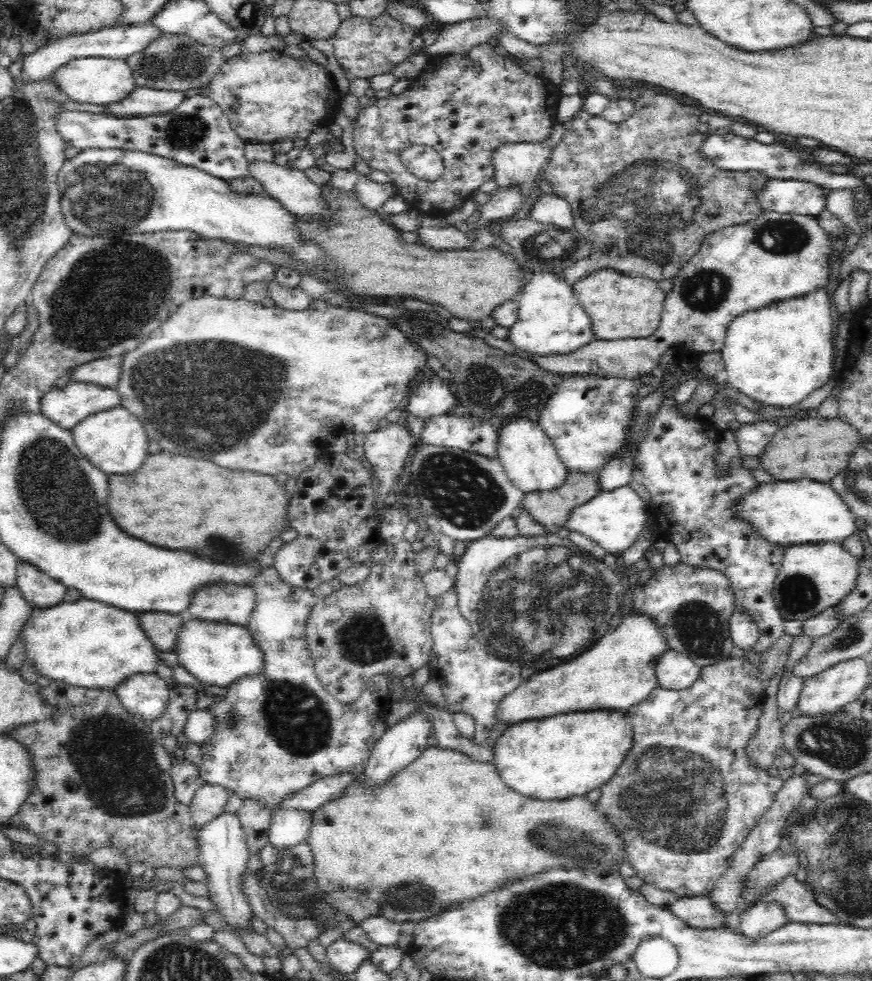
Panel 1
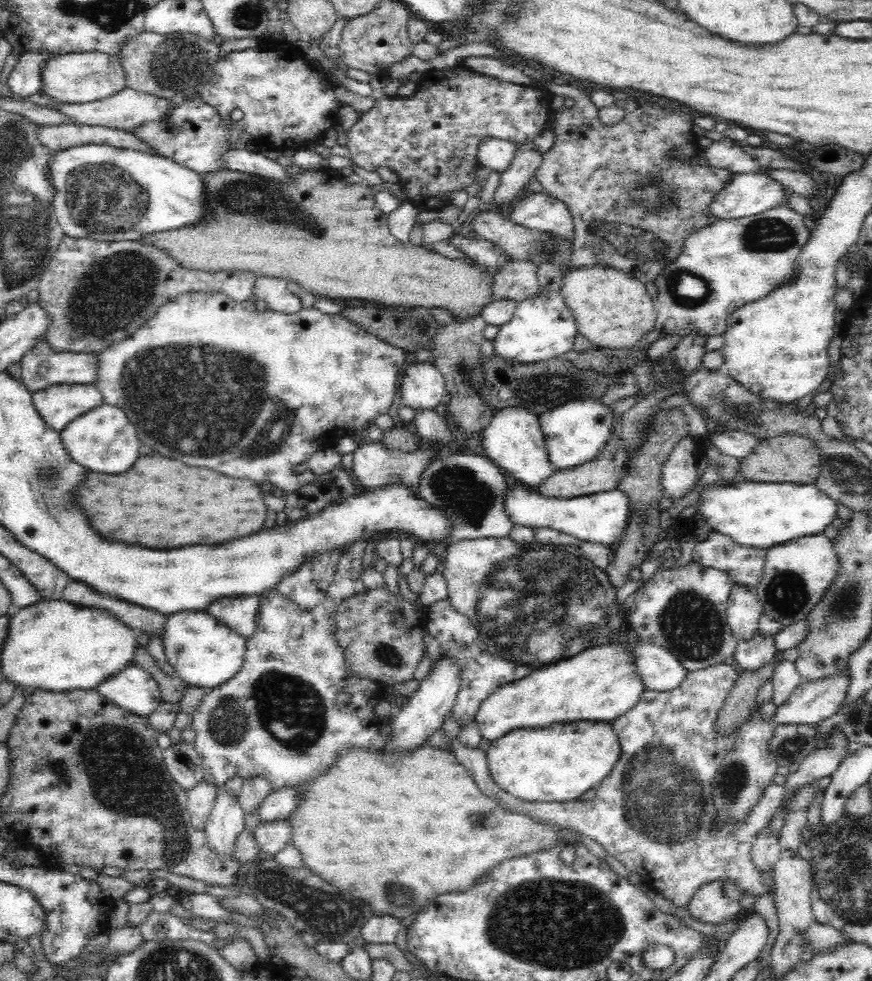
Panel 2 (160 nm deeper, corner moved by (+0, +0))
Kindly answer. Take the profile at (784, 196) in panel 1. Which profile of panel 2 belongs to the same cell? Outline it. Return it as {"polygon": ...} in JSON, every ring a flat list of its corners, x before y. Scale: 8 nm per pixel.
{"polygon":[[735,174,732,182,711,205,718,219,738,219,787,206,790,194,784,184,766,174]]}

